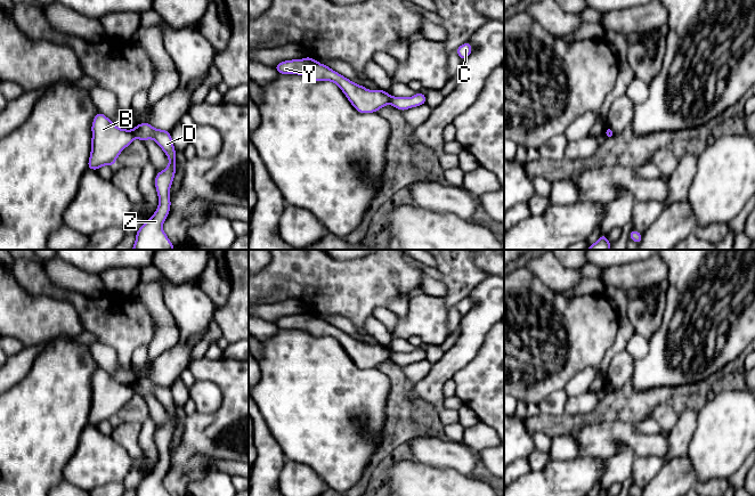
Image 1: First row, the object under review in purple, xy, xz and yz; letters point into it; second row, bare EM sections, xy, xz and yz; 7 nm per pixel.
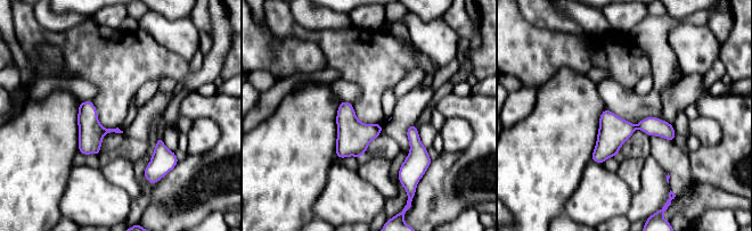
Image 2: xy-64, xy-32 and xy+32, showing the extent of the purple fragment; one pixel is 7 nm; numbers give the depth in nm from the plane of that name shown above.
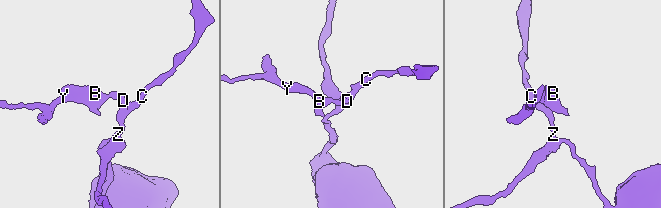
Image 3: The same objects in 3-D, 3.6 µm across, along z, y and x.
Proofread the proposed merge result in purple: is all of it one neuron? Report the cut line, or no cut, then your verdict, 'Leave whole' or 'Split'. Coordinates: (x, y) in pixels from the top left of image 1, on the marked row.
Split along xy (132, 130), (136, 137). Split

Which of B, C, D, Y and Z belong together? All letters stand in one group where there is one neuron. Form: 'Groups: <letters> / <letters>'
Groups: B Y / C D Z

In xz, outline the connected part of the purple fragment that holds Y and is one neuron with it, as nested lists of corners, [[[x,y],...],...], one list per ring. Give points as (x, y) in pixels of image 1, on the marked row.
[[[309,56],[303,59],[281,62],[274,68],[279,74],[299,74],[316,82],[334,82],[358,113],[375,113],[390,103],[389,92],[381,89],[367,90]]]

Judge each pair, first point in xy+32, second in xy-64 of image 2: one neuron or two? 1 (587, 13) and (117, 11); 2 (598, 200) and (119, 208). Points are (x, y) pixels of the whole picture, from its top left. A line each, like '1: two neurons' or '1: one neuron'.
1: two neurons
2: one neuron

